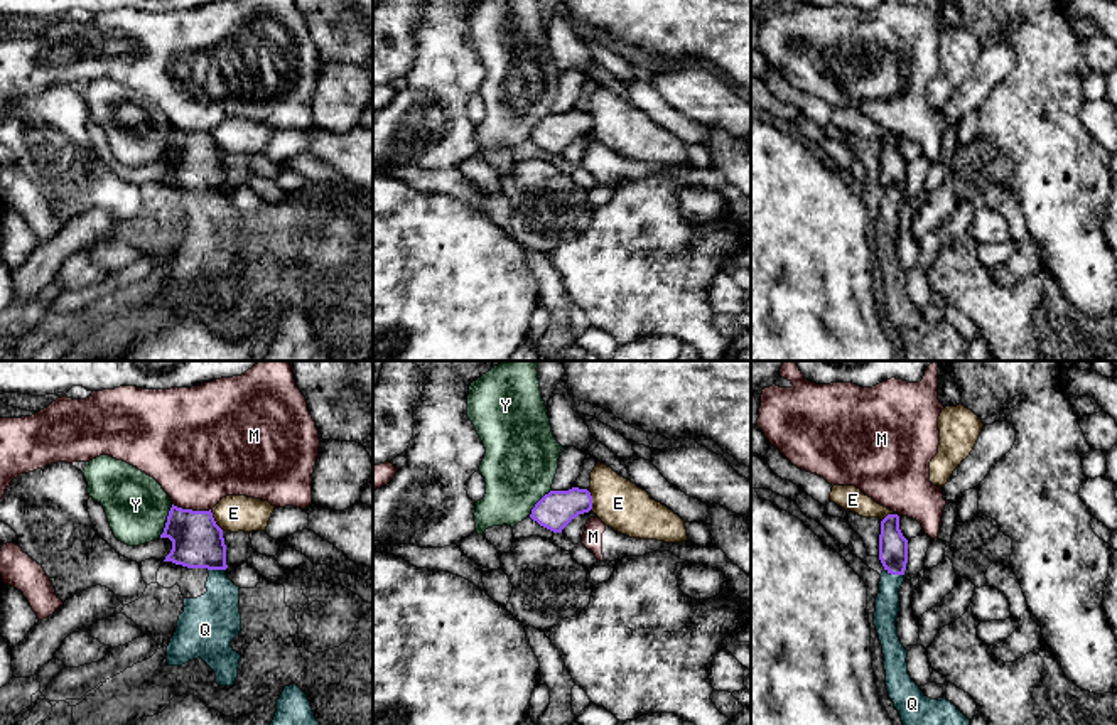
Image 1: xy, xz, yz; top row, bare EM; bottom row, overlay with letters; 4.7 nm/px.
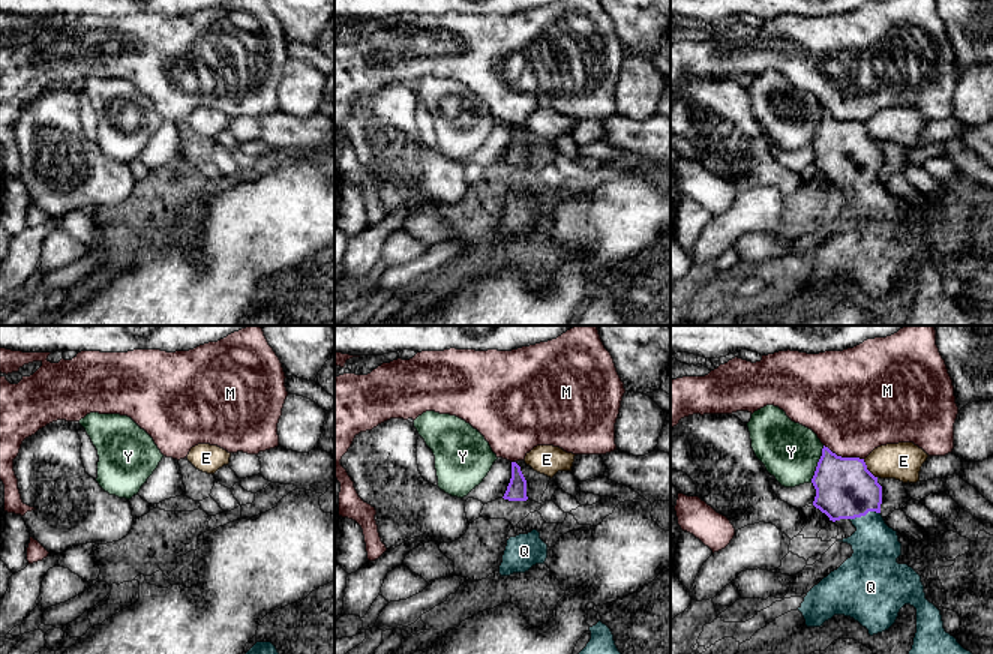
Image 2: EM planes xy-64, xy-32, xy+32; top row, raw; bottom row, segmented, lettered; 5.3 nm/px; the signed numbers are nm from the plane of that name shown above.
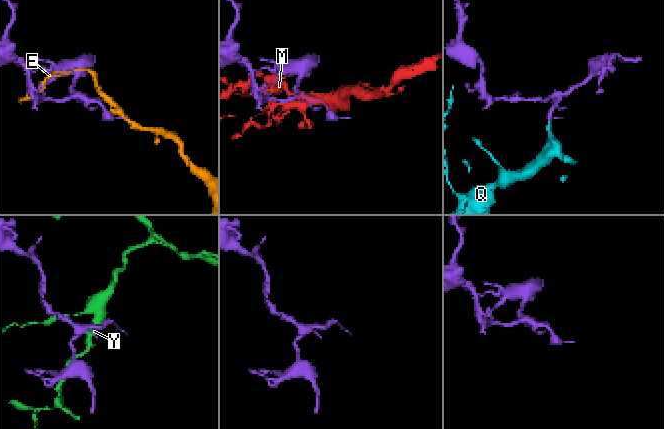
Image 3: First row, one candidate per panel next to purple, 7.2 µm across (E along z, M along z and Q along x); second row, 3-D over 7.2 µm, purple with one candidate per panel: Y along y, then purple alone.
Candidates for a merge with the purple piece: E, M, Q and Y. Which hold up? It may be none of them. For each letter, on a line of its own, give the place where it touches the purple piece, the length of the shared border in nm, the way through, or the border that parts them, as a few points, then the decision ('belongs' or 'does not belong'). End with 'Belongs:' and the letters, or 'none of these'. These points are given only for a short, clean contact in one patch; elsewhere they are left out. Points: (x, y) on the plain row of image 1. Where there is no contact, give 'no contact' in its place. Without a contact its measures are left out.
E: xy (213, 142) | 120 nm | along xy (210, 132), (223, 152) | does not belong
M: xy (191, 132) | 190 nm | does not belong
Q: yz (895, 196) | 100 nm | across yz (893, 169), (895, 196), (888, 223) | belongs
Y: xy (167, 144) | 170 nm | does not belong
Belongs: Q

